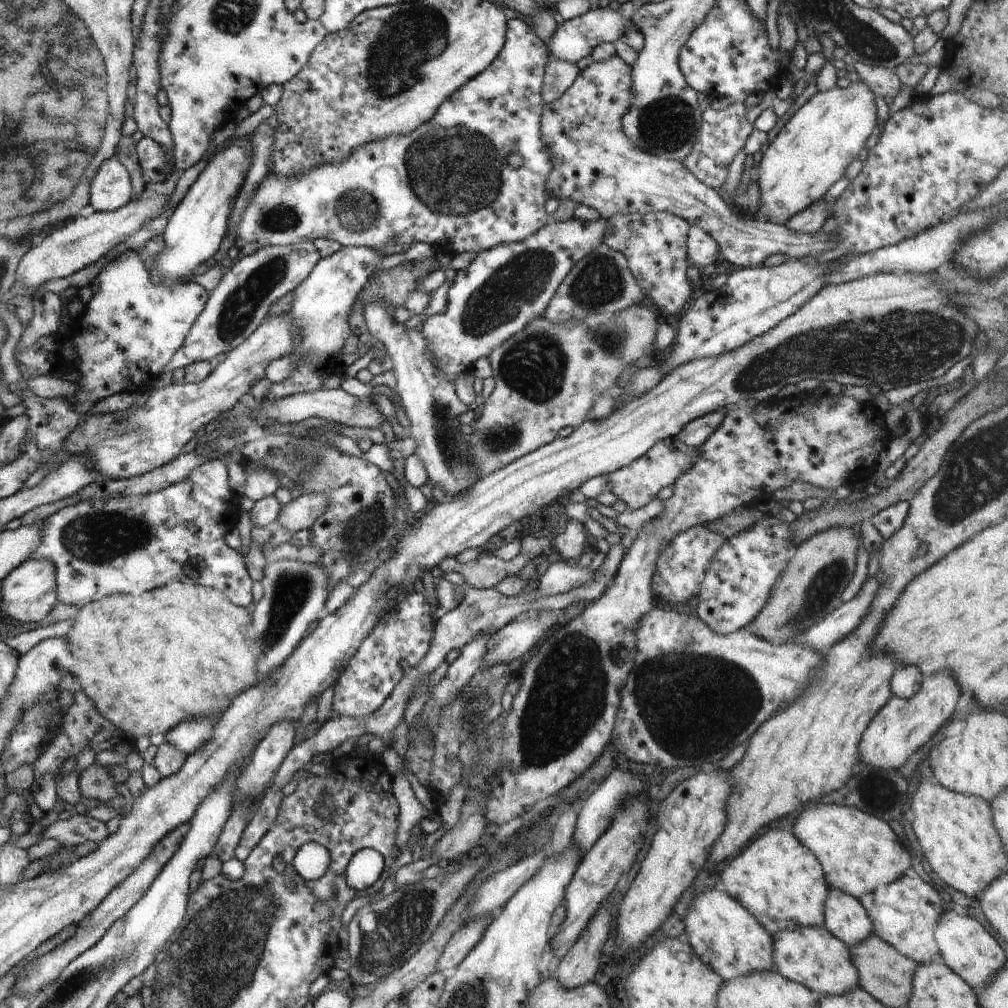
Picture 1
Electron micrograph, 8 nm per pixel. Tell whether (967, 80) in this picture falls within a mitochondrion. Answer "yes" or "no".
no

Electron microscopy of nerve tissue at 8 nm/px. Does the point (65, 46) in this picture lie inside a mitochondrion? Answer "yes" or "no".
yes

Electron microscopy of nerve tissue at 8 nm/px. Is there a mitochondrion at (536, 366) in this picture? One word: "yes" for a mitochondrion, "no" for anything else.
yes

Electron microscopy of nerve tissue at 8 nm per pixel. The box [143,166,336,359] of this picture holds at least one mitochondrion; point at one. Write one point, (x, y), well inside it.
(240, 307)

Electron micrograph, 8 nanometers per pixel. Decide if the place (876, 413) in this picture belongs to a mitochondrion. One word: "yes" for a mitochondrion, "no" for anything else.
no

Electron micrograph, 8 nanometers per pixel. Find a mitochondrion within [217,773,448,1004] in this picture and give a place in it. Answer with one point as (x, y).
(391, 932)

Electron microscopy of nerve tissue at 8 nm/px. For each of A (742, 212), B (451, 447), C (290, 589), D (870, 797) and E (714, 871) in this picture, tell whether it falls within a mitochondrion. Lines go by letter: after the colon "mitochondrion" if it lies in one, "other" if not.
A: other
B: mitochondrion
C: mitochondrion
D: other
E: other

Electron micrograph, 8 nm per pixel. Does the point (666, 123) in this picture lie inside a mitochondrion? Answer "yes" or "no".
yes

